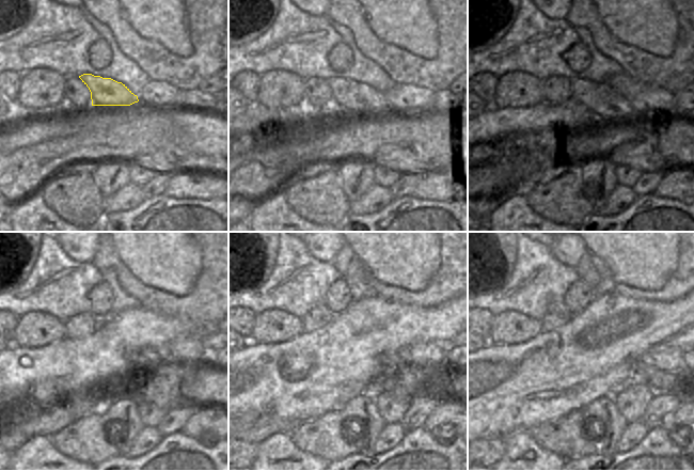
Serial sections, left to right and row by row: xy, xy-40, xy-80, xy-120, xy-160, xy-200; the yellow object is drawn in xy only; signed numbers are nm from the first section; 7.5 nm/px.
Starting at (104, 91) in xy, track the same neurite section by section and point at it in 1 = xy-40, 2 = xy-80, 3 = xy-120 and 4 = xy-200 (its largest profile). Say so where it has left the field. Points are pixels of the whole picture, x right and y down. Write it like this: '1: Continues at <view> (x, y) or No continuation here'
1: Continues at xy-40 (348, 96)
2: Continues at xy-80 (605, 104)
3: Continues at xy-120 (146, 356)
4: Continues at xy-200 (660, 381).

